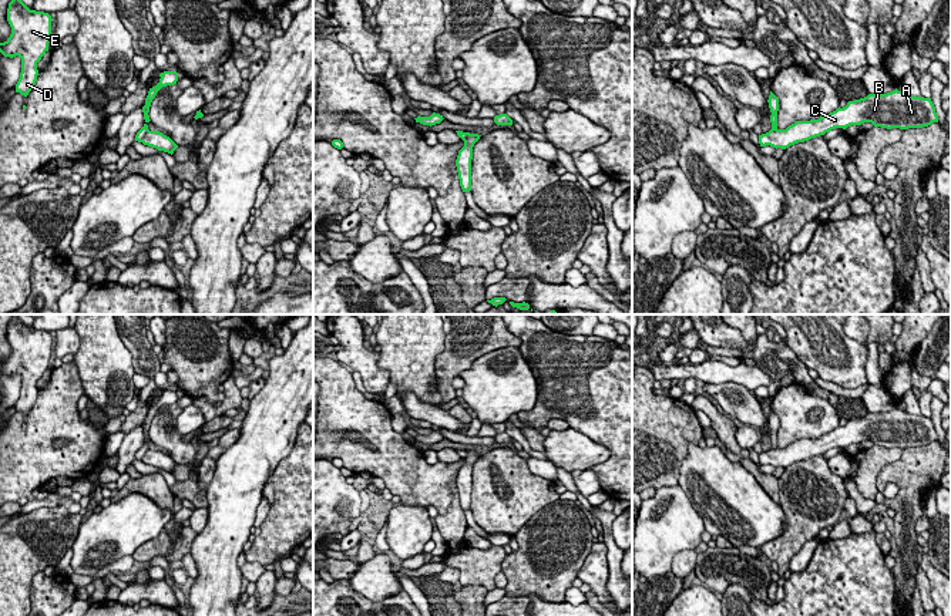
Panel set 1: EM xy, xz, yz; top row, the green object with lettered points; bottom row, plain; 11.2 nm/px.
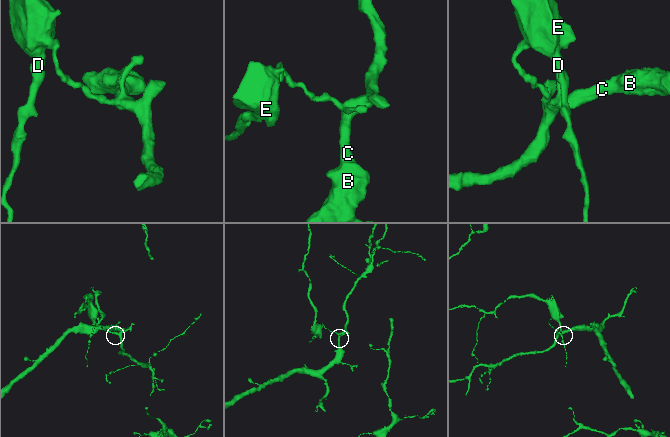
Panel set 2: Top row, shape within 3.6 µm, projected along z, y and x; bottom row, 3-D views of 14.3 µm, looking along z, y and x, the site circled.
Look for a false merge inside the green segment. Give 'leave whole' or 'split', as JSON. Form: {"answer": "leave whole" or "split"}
{"answer": "split"}

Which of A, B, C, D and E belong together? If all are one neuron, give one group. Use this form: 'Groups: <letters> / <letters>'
Groups: A B C / D E

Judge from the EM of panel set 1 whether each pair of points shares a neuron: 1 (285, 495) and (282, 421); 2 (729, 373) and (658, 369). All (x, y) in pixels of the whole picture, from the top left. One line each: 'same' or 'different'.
1: different
2: same

